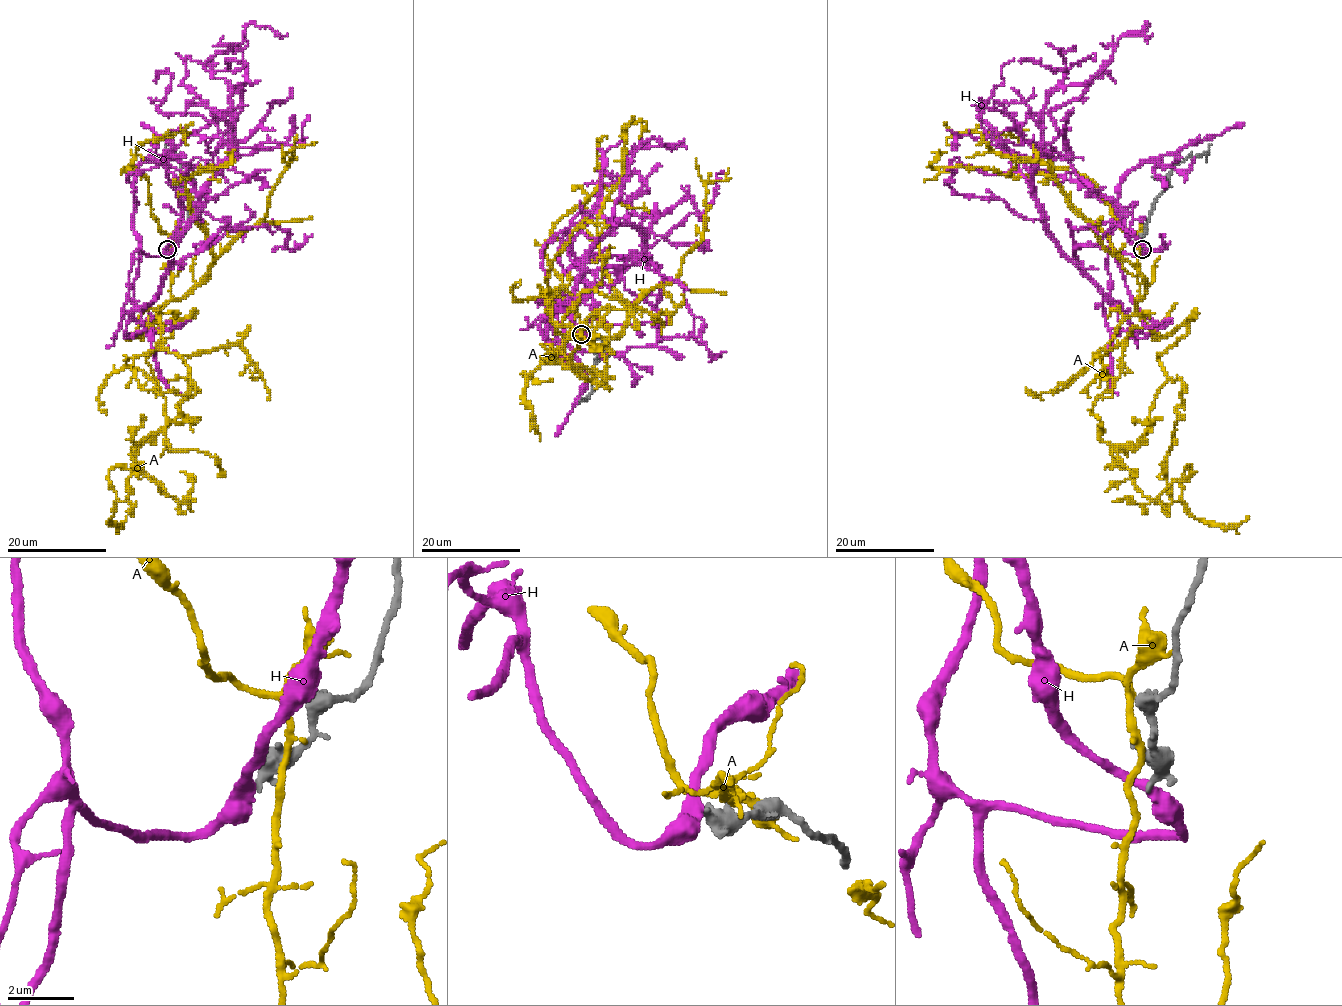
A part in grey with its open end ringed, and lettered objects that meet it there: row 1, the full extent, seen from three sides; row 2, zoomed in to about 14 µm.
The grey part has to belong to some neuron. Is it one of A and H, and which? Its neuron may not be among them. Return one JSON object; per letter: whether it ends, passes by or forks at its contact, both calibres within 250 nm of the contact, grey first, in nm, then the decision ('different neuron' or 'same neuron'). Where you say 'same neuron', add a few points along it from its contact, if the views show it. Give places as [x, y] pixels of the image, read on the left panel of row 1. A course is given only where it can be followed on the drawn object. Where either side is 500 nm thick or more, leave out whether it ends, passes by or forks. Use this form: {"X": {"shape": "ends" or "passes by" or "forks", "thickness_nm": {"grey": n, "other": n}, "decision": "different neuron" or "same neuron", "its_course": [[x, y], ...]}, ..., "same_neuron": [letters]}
{"A": {"shape": "passes by", "thickness_nm": {"grey": 360, "other": 200}, "decision": "different neuron"}, "H": {"shape": "passes by", "thickness_nm": {"grey": 400, "other": 400}, "decision": "different neuron"}, "same_neuron": []}

